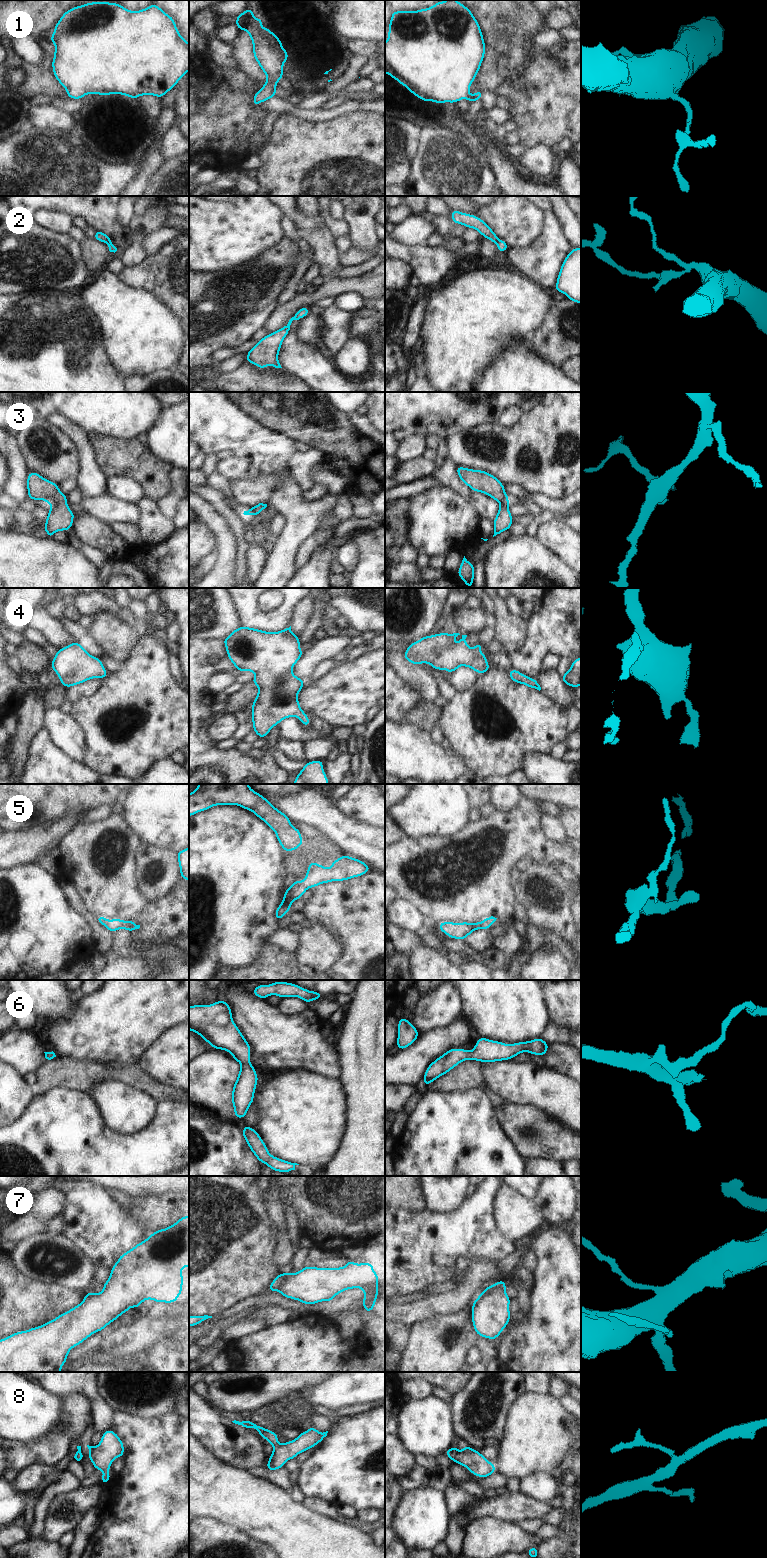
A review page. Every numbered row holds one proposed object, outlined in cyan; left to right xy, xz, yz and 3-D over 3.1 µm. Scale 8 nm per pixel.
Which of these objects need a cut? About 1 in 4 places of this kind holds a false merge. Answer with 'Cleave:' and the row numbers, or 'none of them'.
Cleave: 2, 7

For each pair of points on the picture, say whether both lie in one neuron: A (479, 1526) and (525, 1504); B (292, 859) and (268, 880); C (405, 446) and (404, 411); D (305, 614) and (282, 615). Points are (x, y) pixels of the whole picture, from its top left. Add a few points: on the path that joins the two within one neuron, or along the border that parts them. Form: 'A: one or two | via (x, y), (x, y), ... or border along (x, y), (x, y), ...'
A: two | border along (473, 1519), (493, 1516), (514, 1522)
B: two | border along (282, 851), (282, 865), (286, 875)
C: two | border along (407, 435), (422, 435), (424, 437)
D: two | border along (304, 598), (295, 605), (290, 625)

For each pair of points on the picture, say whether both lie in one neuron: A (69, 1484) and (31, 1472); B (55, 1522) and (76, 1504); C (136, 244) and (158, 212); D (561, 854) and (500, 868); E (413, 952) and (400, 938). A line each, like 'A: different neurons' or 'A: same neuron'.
A: different neurons
B: same neuron
C: same neuron
D: same neuron
E: same neuron

